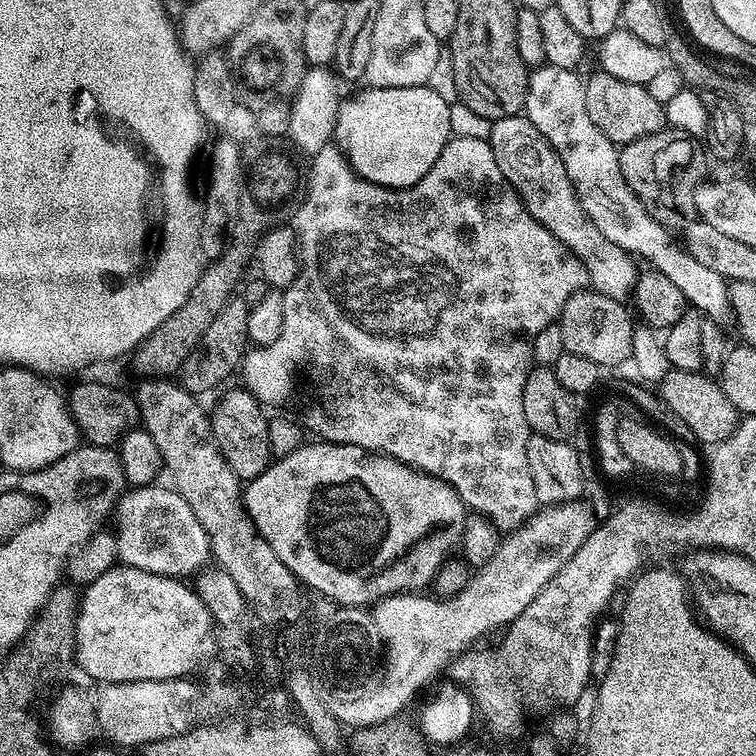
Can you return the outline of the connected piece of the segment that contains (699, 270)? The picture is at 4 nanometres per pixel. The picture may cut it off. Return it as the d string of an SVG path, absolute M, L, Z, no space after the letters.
M550 63L535 69L528 77L523 115L527 116L538 134L550 142L562 166L566 166L566 174L574 186L582 210L586 210L590 222L602 230L603 236L610 238L614 246L622 246L622 250L633 257L641 261L649 260L655 271L666 274L666 278L682 290L685 301L695 311L718 322L725 330L731 329L734 315L728 293L729 281L714 274L714 270L707 266L702 266L702 262L698 262L698 258L694 258L685 247L682 249L672 244L668 237L671 236L669 229L658 223L636 197L634 190L630 190L626 178L622 178L617 145L612 144L610 138L594 126L590 114L586 114L586 90L580 74L571 68L559 68Z

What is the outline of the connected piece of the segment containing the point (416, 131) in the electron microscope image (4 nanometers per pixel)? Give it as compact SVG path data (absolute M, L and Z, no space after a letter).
M431 86L365 89L341 103L336 115L335 143L362 178L387 188L414 186L438 162L438 154L453 137L451 103L443 101Z

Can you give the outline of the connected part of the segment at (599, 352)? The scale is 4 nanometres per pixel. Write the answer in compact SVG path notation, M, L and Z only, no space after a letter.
M585 290L575 292L566 302L566 306L562 306L560 311L559 325L562 330L562 342L564 343L564 351L570 354L579 354L581 358L590 358L590 362L598 362L602 366L615 366L622 362L623 359L632 354L632 329L634 321L632 321L633 313L624 309L625 305L614 298L606 298L606 294L595 290Z

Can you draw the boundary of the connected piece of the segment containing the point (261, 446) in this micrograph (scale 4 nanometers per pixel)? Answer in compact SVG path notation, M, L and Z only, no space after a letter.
M245 388L228 391L211 415L212 433L215 434L224 461L242 482L253 480L262 474L274 457L270 450L268 416L260 402Z

